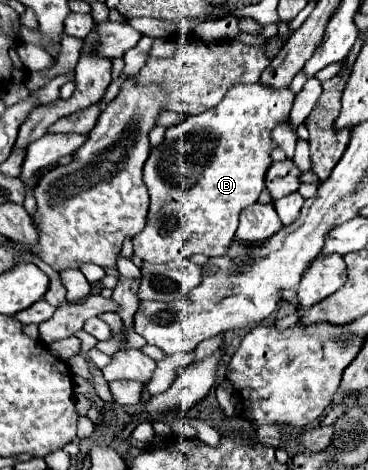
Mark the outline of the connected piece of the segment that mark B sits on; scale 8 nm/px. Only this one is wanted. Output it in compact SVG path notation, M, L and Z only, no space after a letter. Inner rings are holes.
M235 82L215 108L209 108L199 116L189 116L167 128L163 142L151 148L143 168L143 182L149 190L151 206L145 228L133 238L133 254L151 264L163 264L177 256L191 258L193 254L225 256L237 232L241 210L255 204L265 188L265 174L273 164L271 152L277 148L271 132L277 124L289 118L293 100L295 94L289 88L277 90L263 82Z

